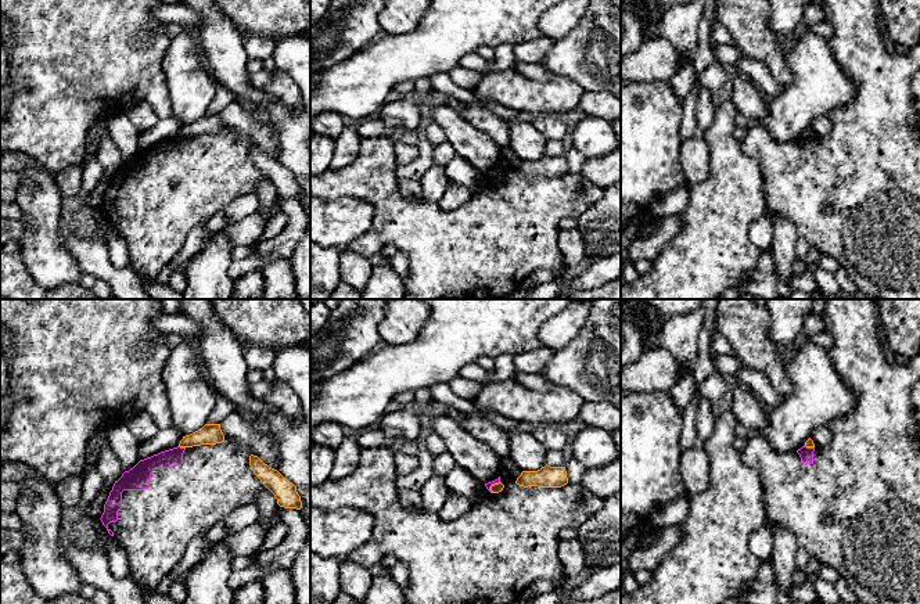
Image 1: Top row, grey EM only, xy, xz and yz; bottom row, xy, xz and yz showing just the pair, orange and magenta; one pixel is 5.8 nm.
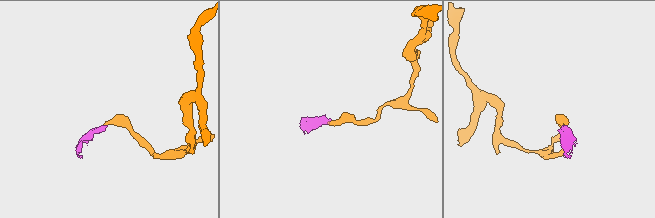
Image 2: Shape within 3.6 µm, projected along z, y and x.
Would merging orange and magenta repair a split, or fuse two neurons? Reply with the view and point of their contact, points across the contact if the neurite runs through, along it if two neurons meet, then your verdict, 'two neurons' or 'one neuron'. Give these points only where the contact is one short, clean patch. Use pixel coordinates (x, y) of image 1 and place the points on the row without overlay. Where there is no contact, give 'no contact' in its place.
contact xy (182, 136); border xy (179, 135), (184, 137); two neurons

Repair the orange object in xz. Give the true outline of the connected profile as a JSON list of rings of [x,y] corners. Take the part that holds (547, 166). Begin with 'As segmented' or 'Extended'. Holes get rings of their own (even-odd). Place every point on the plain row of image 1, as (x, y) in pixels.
As segmented. [[[546,154],[538,161],[522,161],[515,173],[524,177],[561,177],[568,173],[568,168],[565,157],[550,157]]]

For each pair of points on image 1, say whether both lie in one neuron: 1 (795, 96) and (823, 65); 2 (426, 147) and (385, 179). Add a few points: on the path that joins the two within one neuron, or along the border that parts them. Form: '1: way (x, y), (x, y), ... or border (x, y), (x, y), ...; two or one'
1: way (802, 89), (816, 72); one
2: border (396, 165), (395, 175), (398, 179); two

